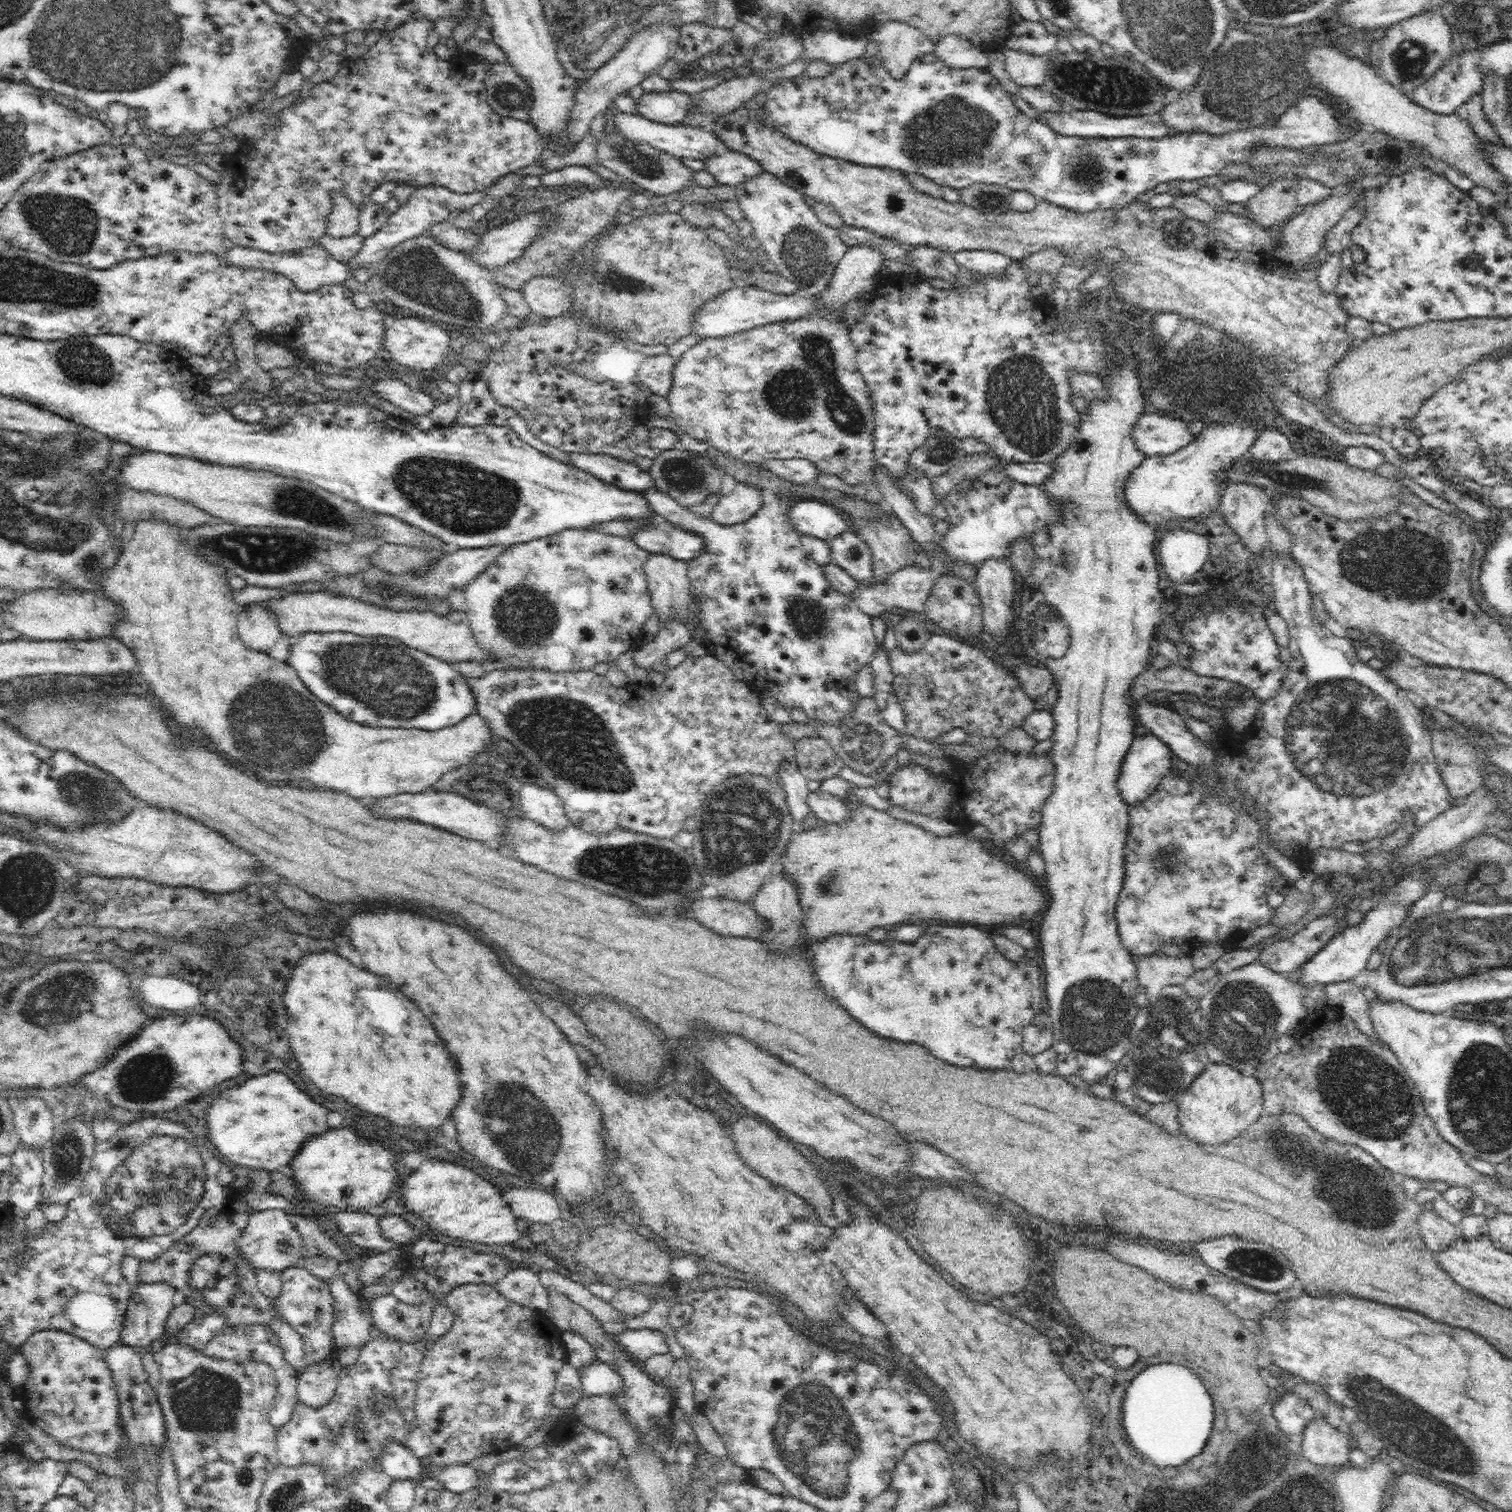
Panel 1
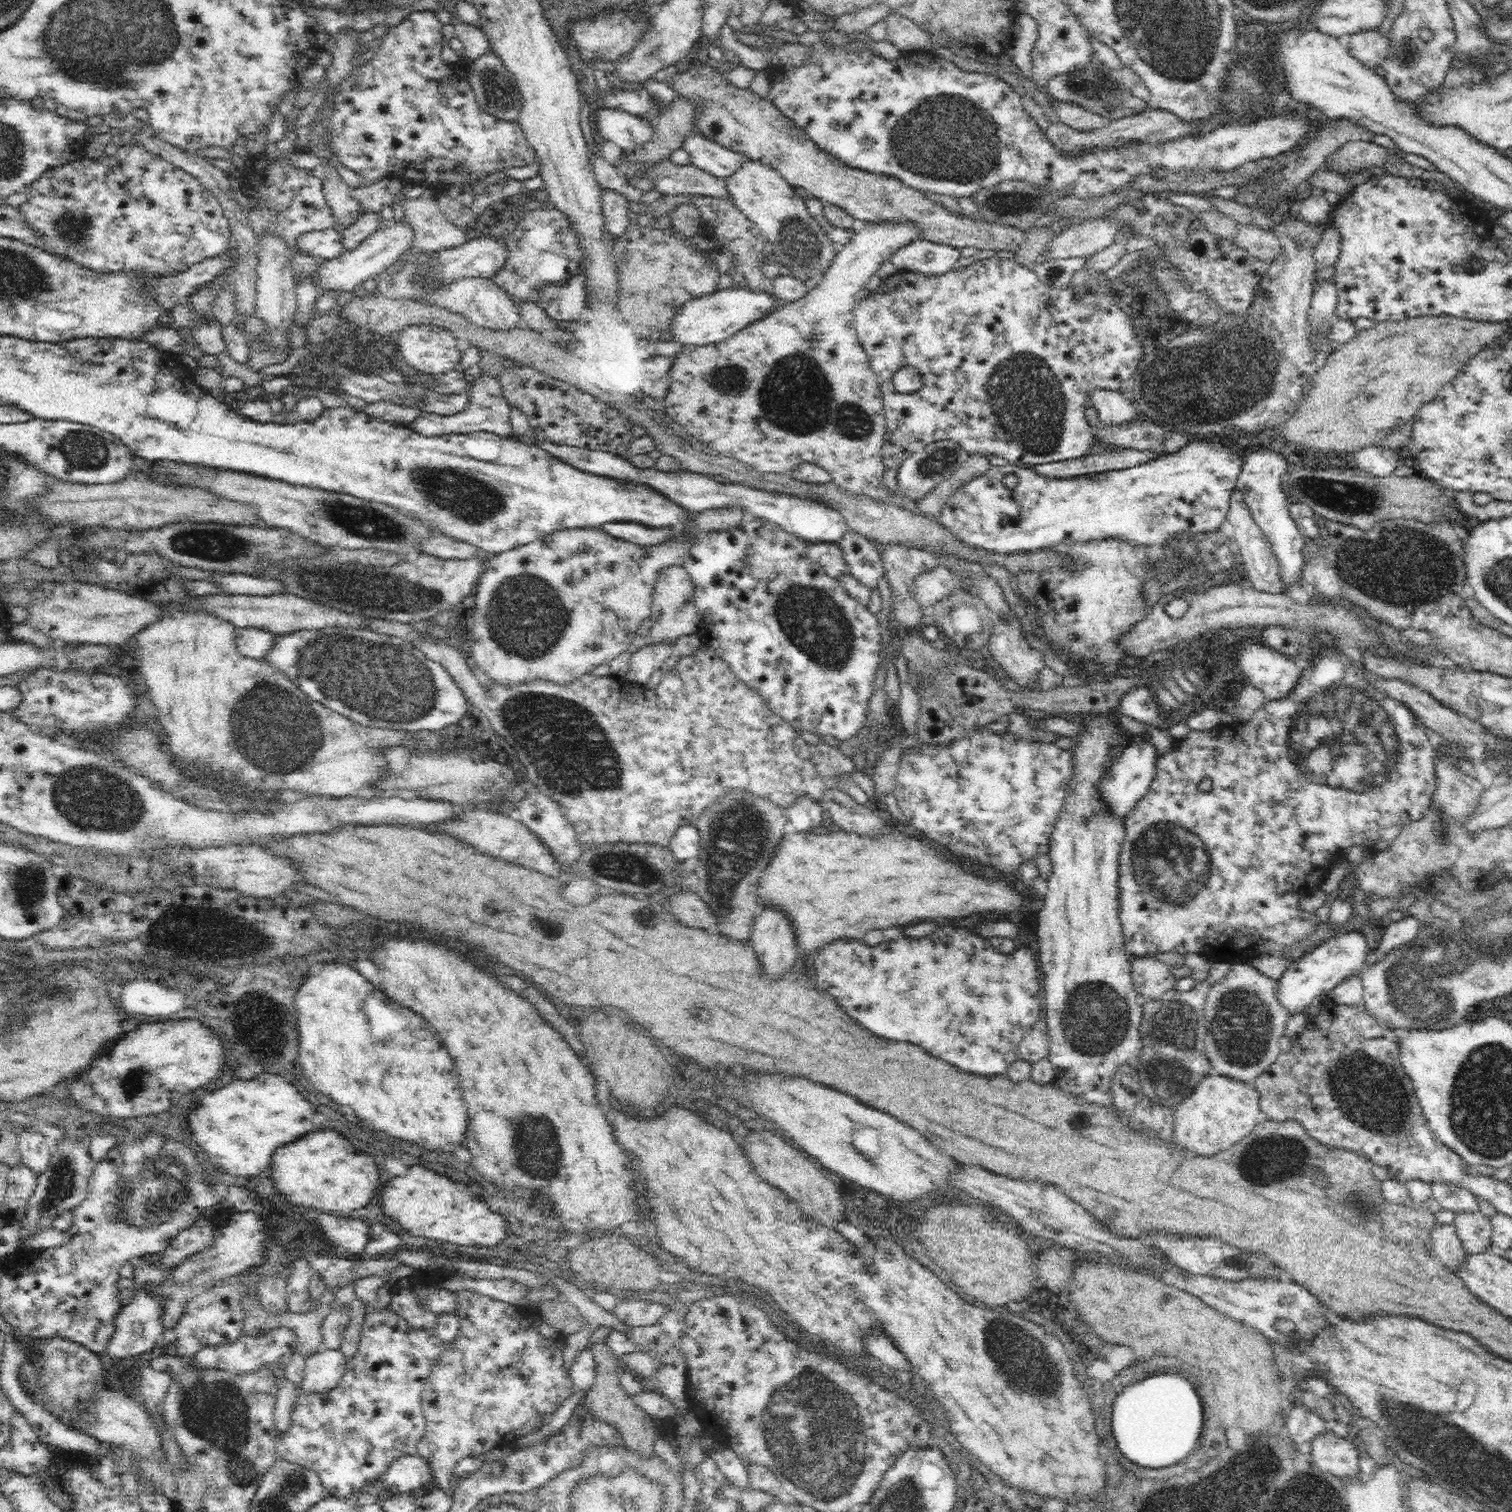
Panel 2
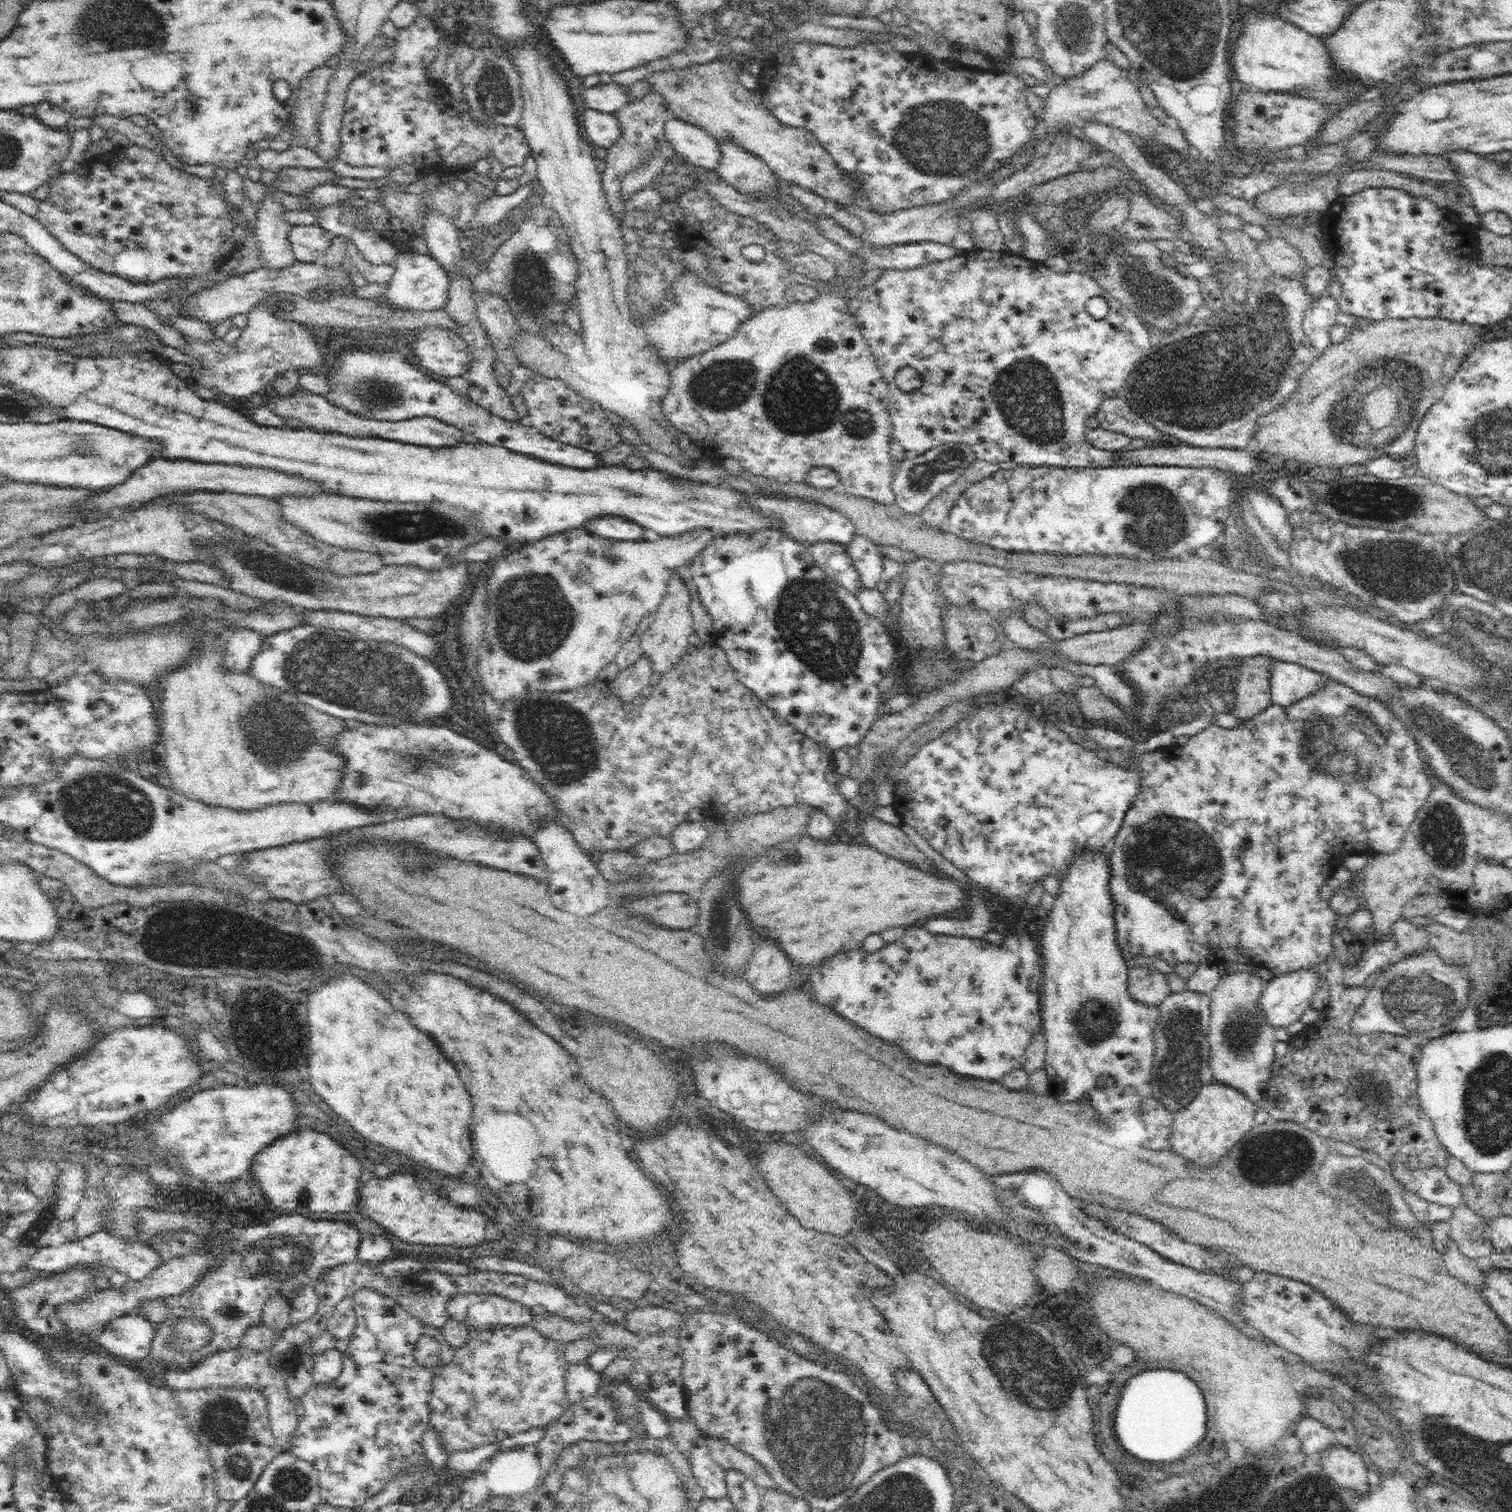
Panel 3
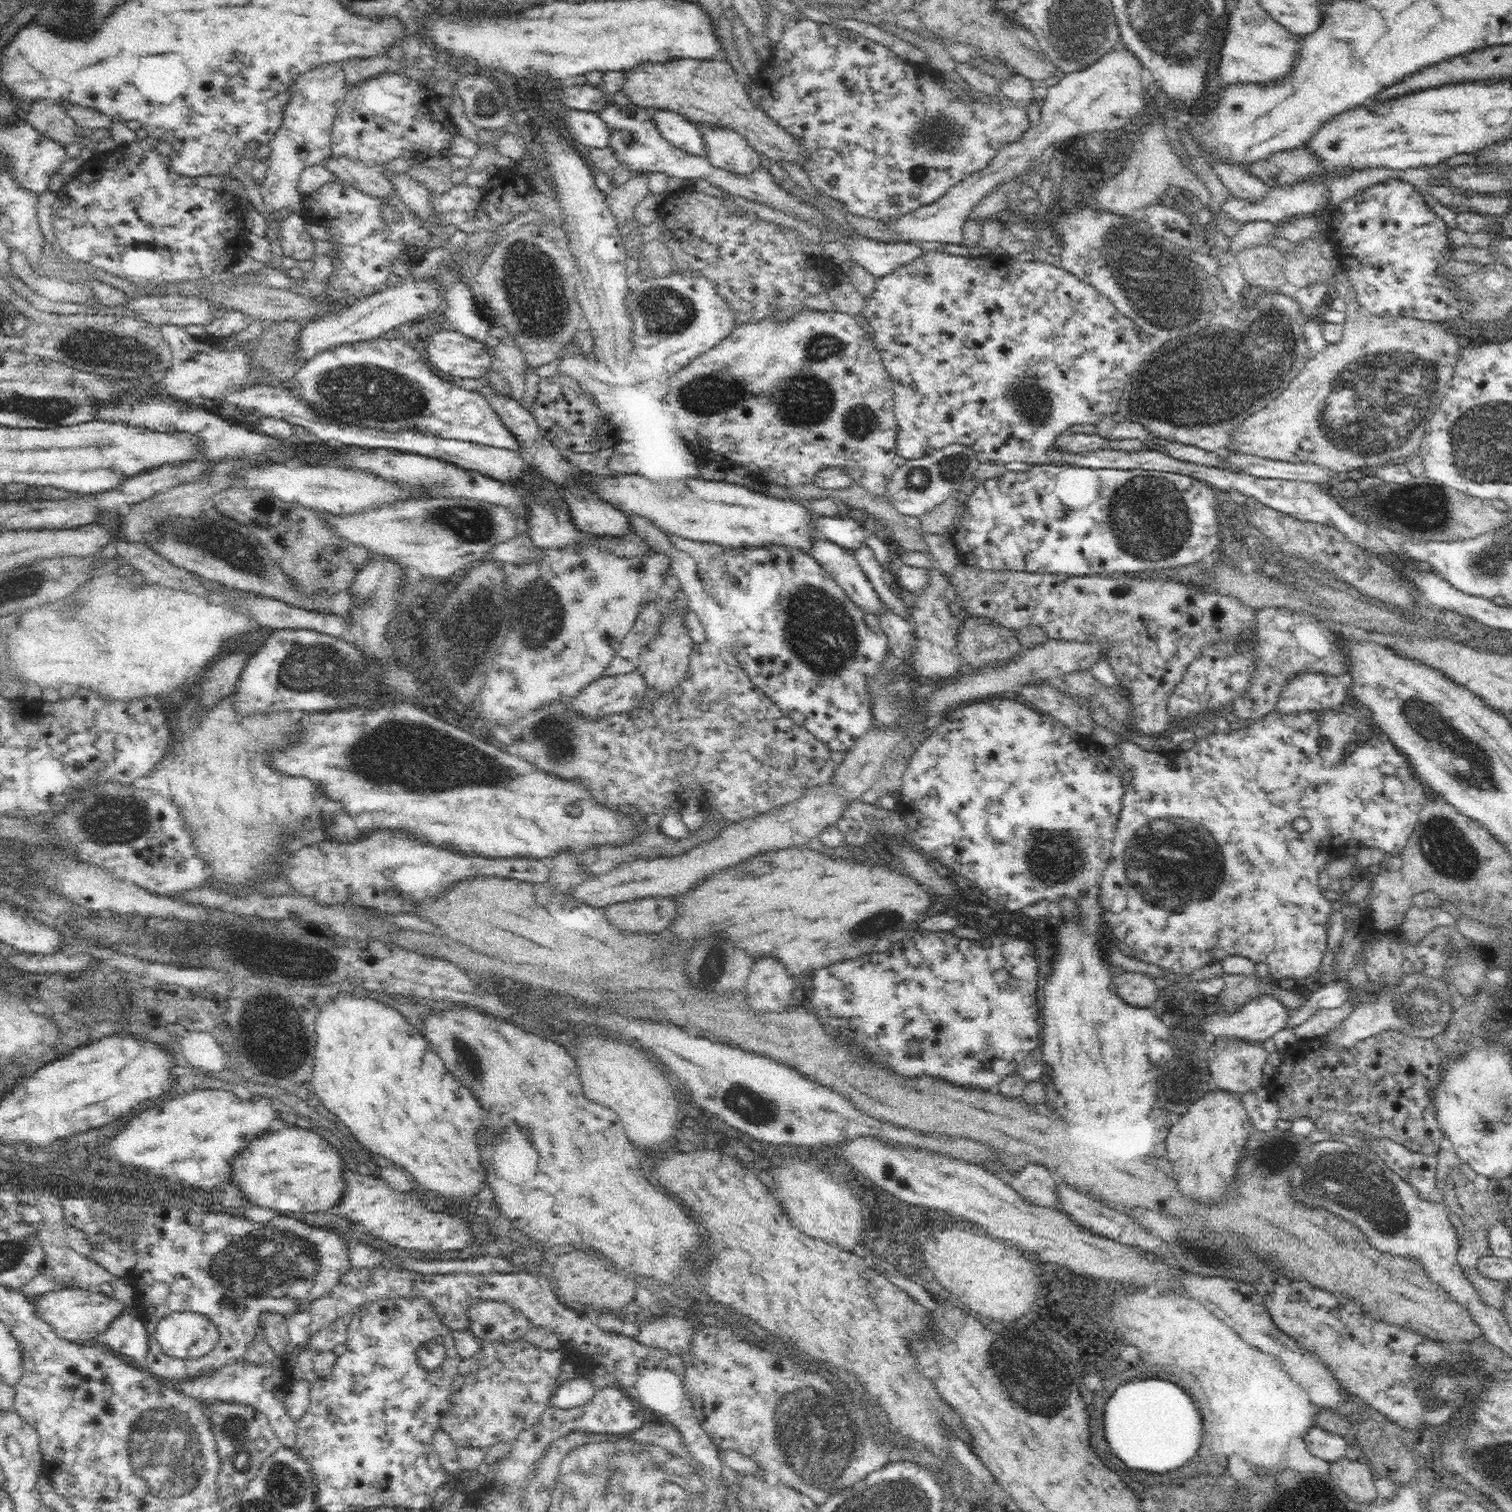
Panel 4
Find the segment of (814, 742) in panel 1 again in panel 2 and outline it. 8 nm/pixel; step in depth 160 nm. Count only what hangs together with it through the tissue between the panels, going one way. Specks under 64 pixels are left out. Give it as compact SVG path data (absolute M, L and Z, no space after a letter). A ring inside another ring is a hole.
M824 742L814 746L812 752L817 768L828 778L856 771L853 759L843 751L842 747L831 747Z

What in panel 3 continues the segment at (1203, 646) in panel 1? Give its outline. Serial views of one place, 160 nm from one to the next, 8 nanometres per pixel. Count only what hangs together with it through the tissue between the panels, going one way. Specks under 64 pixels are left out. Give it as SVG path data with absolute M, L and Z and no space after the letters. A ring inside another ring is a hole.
M1276 661L1271 674L1271 701L1290 707L1322 692L1327 681L1319 672L1302 664Z

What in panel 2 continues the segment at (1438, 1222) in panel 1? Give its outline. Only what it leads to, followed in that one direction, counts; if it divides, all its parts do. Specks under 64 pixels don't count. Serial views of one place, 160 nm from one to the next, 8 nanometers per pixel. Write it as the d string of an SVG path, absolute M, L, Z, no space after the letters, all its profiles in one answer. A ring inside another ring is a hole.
M1436 1225L1431 1232L1432 1252L1436 1258L1454 1274L1461 1272L1462 1265L1468 1258L1467 1252L1461 1247L1454 1225Z

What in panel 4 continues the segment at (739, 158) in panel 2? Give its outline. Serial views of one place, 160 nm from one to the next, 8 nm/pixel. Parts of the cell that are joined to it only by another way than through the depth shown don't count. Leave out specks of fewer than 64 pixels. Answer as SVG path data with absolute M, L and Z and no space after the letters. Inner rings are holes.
M651 108L650 111L655 128L666 141L690 155L705 156L699 131L689 118L668 109Z

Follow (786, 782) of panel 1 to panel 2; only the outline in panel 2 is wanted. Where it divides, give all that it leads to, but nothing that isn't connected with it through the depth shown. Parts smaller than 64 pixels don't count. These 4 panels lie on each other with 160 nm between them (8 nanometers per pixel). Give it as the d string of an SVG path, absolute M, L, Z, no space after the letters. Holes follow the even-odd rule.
M806 797L799 798L797 803L794 803L792 808L785 812L787 819L798 833L814 834L814 830L822 826L824 814L825 818L827 817L827 811L823 804L814 803L812 799Z

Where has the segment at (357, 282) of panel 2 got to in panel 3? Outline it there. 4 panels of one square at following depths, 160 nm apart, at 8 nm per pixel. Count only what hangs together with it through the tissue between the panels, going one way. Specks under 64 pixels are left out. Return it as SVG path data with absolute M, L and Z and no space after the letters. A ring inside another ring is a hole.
M295 262L284 268L274 268L262 266L256 270L250 270L244 273L233 273L218 282L214 286L204 287L200 292L186 296L180 300L178 312L188 319L196 319L211 327L228 320L236 315L247 314L258 303L263 302L265 295L276 292L289 292L292 298L297 296L307 296L310 289L320 286L332 286L337 290L341 281L349 282L349 279L341 272L341 264L333 269L326 269L318 263L300 263Z

